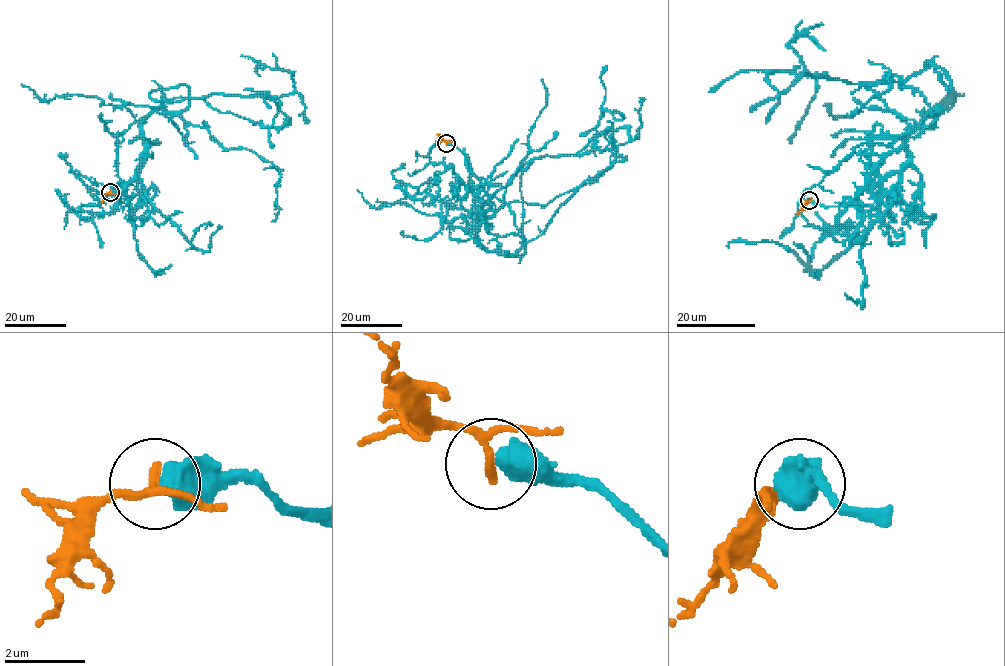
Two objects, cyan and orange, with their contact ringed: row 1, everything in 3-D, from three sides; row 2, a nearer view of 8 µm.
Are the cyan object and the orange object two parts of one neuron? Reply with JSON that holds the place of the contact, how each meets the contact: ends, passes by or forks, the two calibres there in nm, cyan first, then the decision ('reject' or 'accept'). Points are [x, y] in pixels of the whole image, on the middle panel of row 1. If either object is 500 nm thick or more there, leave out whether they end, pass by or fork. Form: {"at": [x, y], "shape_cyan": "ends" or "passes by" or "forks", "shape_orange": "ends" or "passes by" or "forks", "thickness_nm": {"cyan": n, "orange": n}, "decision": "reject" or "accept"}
{"at": [446, 143], "thickness_nm": {"cyan": 650, "orange": 180}, "decision": "reject"}

